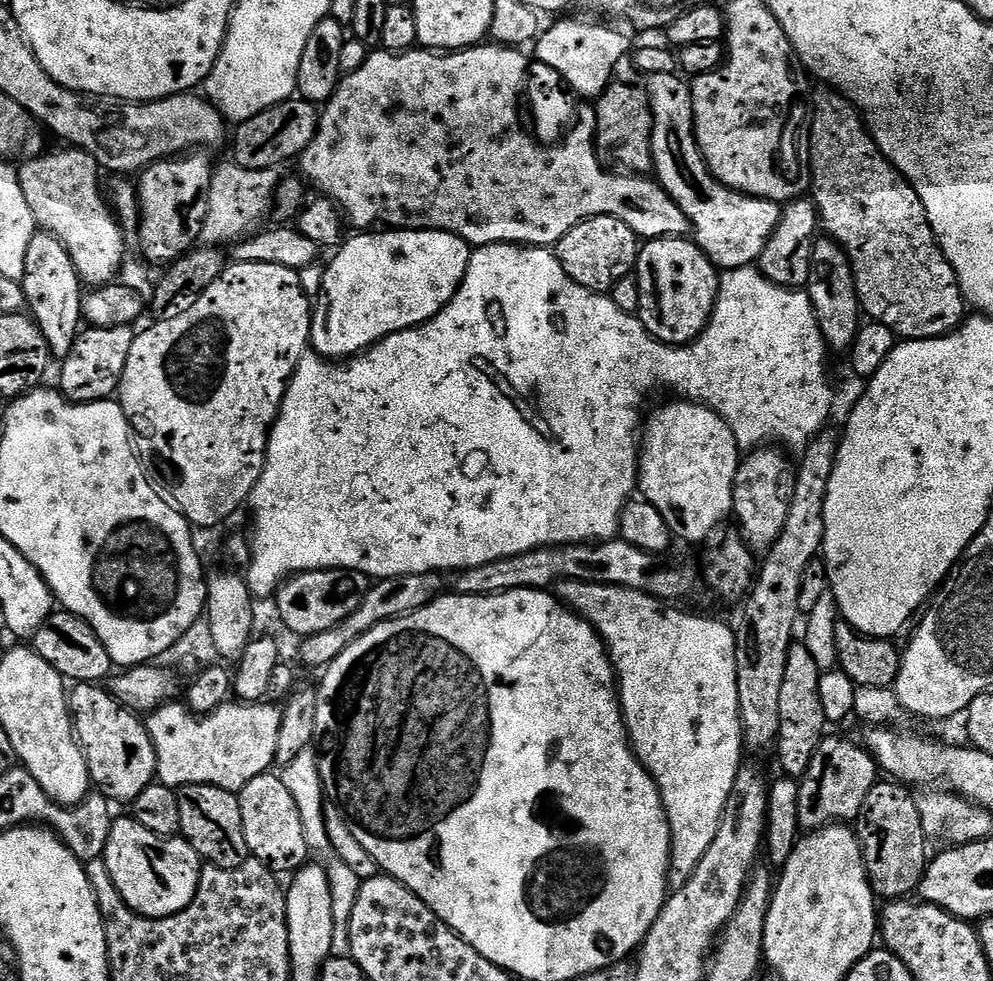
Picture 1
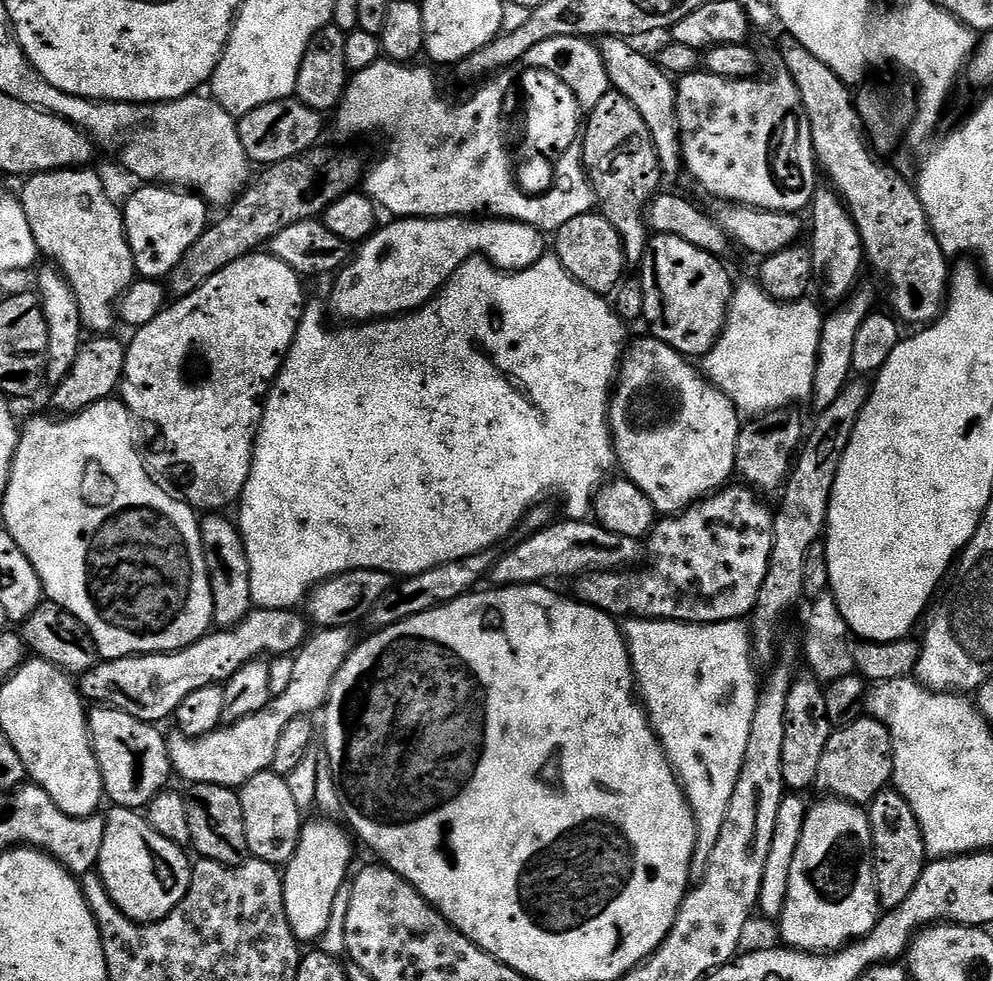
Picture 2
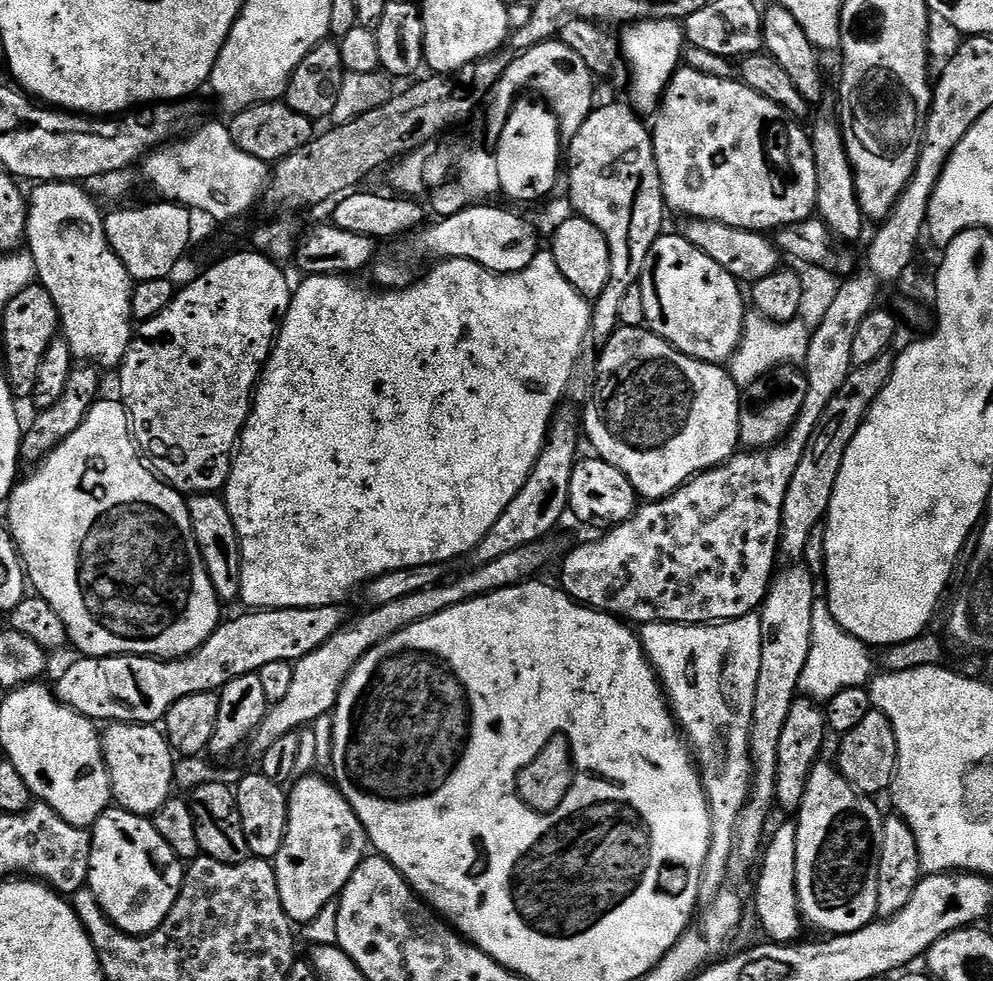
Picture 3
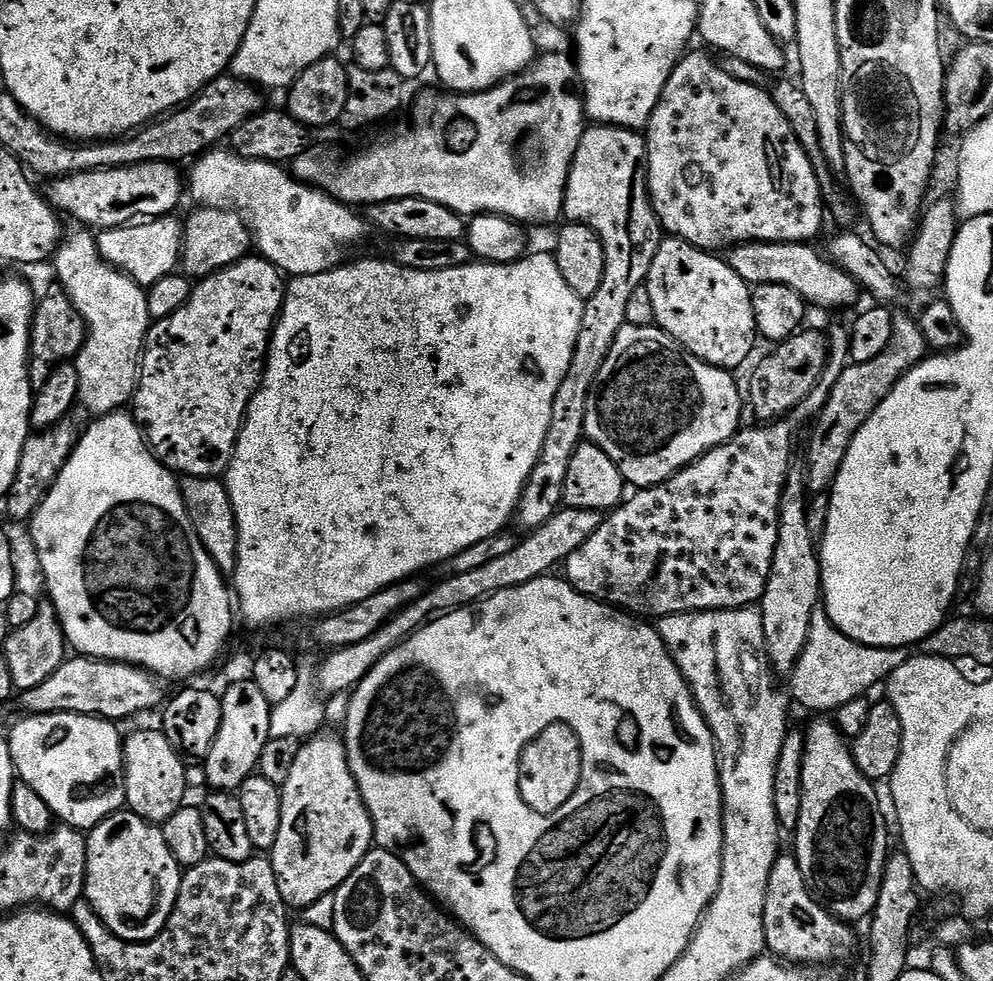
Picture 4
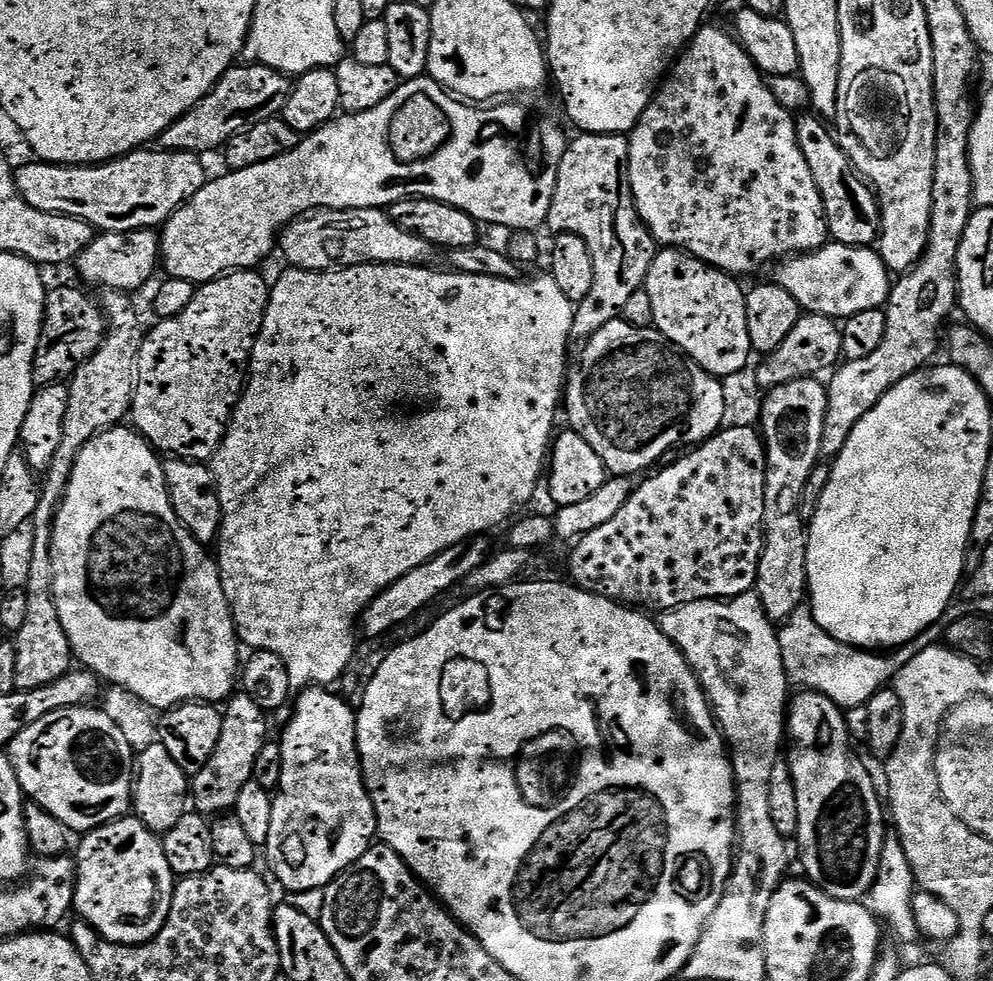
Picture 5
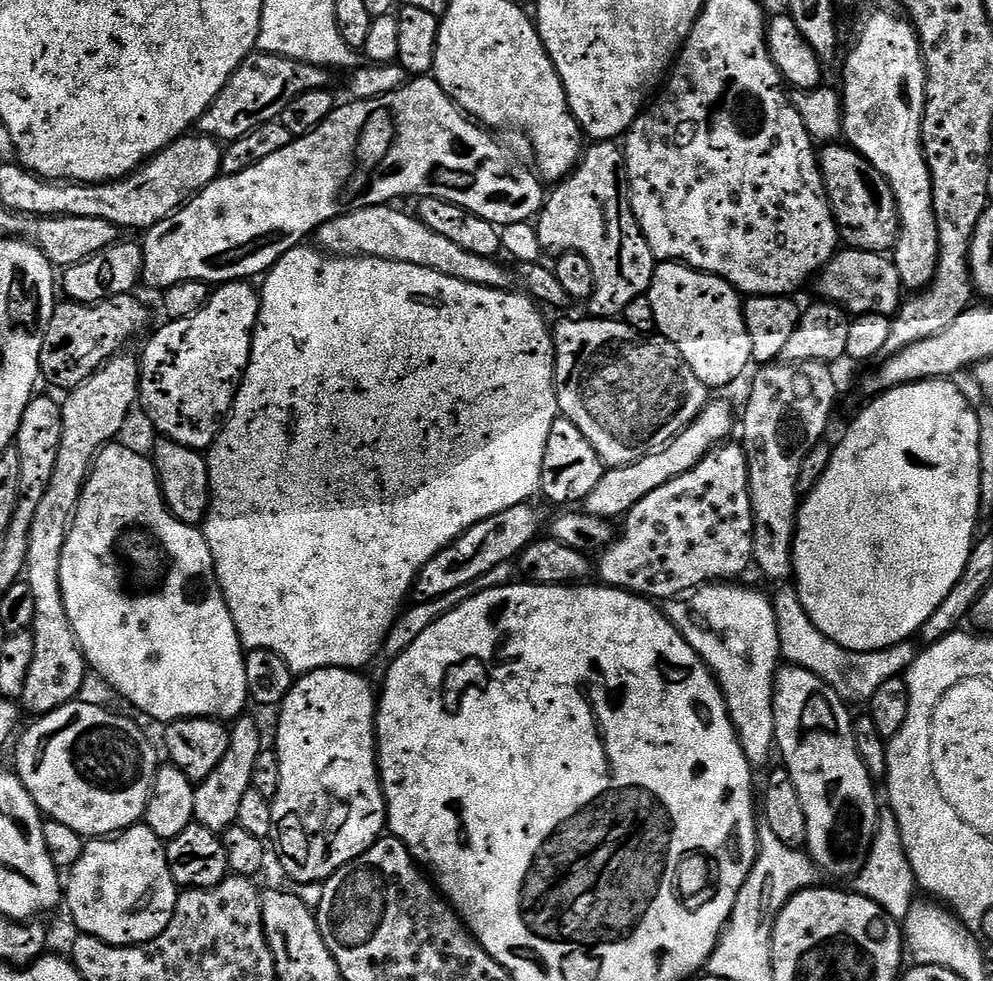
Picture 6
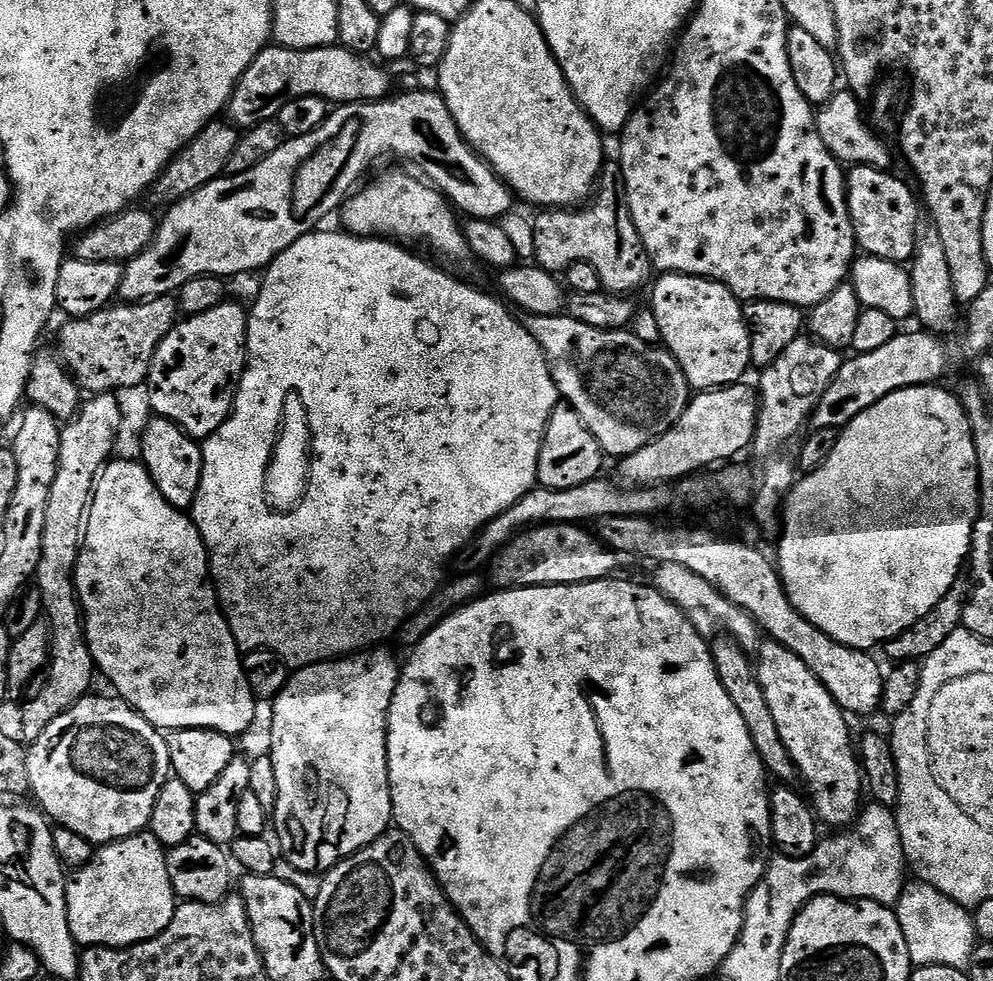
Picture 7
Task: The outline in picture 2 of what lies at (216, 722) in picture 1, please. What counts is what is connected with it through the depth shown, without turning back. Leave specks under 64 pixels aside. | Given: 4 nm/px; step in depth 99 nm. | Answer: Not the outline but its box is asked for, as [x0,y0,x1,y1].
[168,627,353,790]

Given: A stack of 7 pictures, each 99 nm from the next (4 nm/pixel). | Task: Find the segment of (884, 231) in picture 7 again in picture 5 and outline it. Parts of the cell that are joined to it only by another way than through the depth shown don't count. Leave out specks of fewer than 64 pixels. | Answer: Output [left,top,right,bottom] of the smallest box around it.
[796,115,880,248]

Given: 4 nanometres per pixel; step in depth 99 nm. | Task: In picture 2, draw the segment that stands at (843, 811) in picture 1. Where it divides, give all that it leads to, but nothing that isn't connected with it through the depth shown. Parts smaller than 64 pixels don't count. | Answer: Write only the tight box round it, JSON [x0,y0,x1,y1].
[815,714,894,806]

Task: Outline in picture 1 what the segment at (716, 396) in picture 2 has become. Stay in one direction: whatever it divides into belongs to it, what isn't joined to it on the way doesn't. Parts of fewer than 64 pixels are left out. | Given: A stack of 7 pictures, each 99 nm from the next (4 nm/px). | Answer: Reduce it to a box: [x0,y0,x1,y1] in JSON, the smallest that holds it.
[638,398,742,544]

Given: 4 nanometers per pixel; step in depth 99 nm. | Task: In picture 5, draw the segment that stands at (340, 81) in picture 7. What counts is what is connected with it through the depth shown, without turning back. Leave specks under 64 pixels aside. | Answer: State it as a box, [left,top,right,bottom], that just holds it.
[158,62,293,154]

